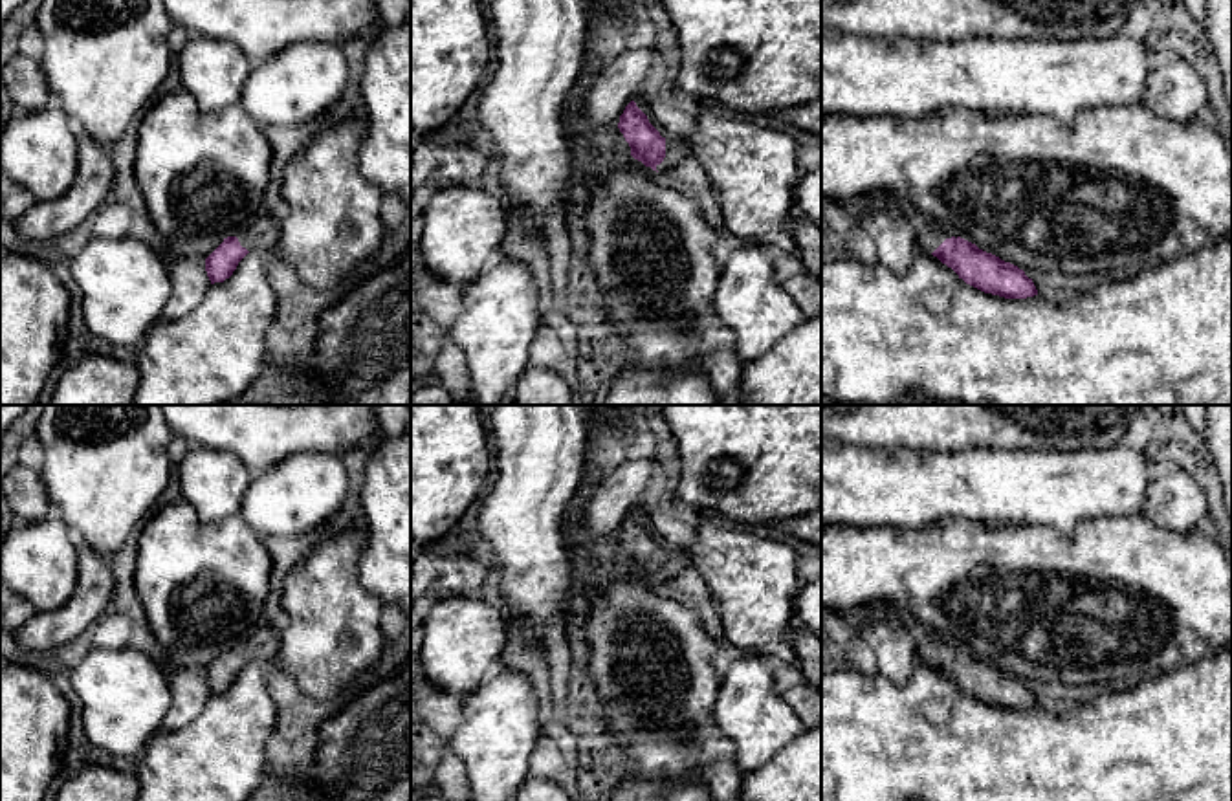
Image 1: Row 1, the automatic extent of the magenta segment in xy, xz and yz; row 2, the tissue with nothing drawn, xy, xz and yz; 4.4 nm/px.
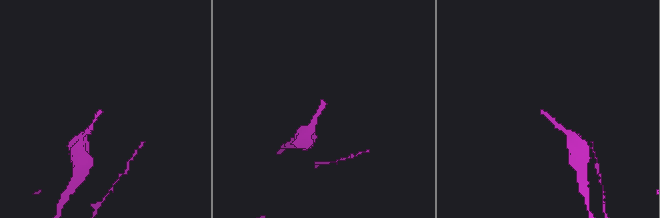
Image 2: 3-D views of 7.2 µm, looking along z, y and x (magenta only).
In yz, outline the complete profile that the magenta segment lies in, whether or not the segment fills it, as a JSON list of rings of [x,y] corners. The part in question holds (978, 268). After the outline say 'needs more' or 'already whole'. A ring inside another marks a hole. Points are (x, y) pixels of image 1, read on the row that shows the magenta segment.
[[[926,222],[917,227],[924,251],[952,268],[966,284],[1005,299],[1027,299],[1038,290],[1018,266],[979,249],[975,244],[953,236],[940,225]]]; needs more

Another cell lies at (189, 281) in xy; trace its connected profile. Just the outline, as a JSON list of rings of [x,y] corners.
[[[176,258],[169,262],[170,297],[163,308],[163,319],[180,319],[191,313],[205,297],[211,280],[205,262],[194,258]]]

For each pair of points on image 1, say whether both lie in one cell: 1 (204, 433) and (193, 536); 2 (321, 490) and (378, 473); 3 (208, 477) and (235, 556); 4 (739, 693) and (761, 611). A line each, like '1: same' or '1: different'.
1: different
2: different
3: same
4: different

